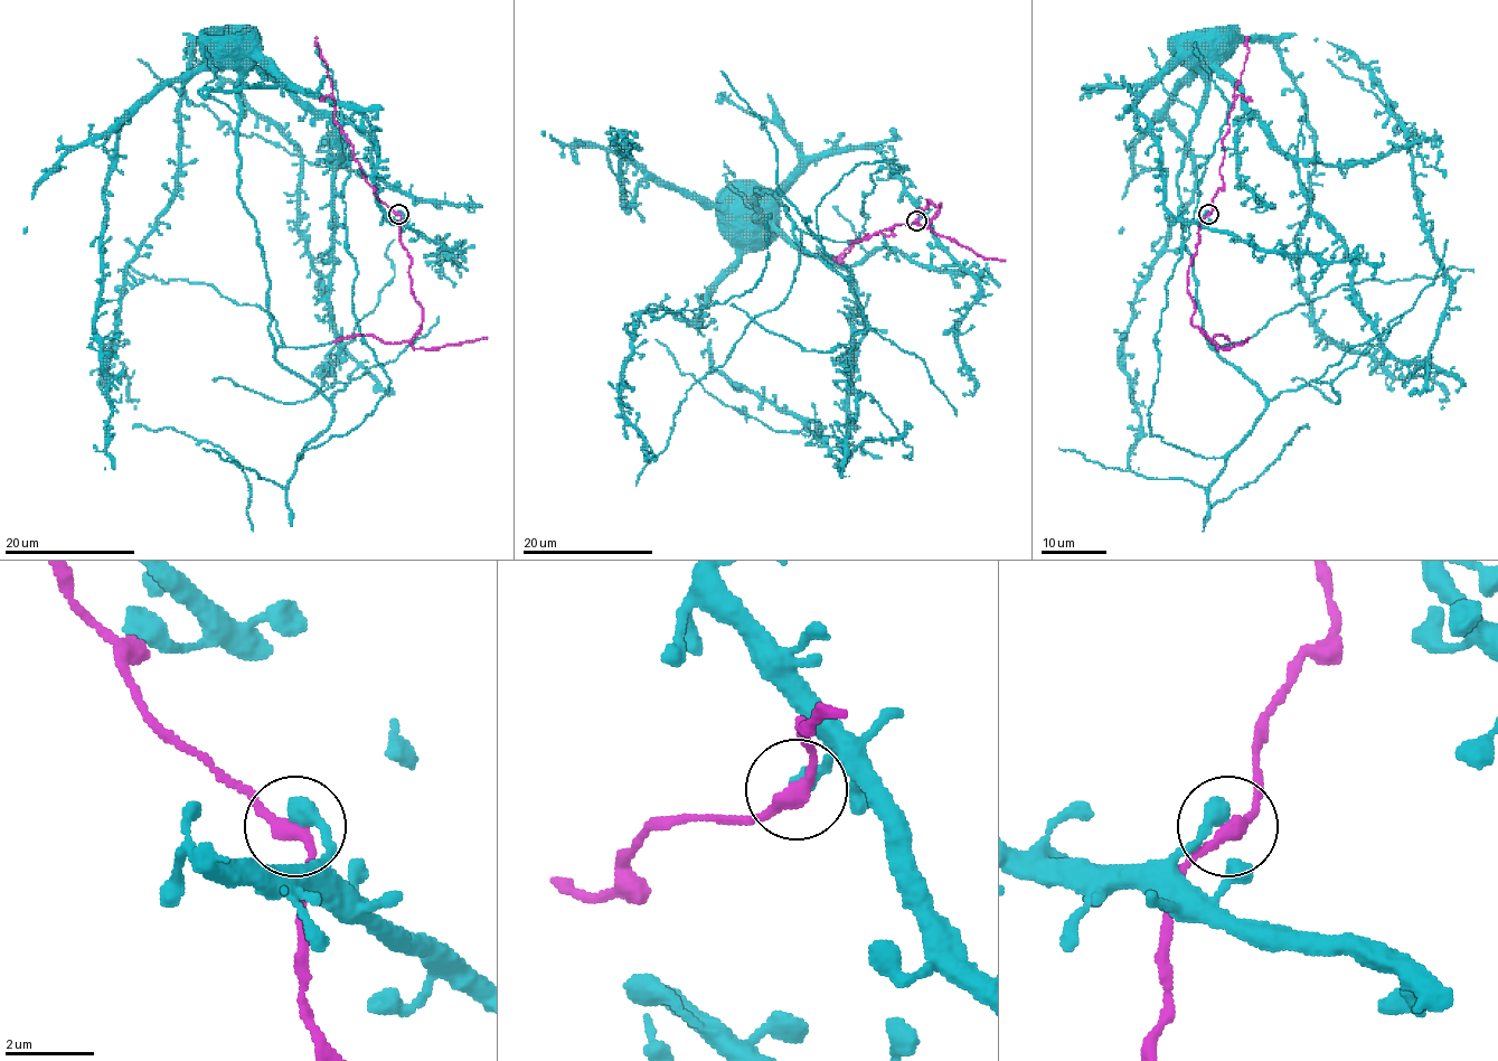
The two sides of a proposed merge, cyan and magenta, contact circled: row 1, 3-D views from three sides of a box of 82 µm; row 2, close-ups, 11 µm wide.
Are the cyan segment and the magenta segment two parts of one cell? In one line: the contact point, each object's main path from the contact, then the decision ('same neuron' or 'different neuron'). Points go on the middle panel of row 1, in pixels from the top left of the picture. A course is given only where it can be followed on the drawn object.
at (916, 221); cyan runs (917, 221), (919, 206), (872, 147), (825, 153), (775, 189), (733, 191), (722, 203); magenta runs (917, 221), (929, 199), (940, 204), (929, 227), (933, 232), (986, 257), (1005, 261); same neuron

